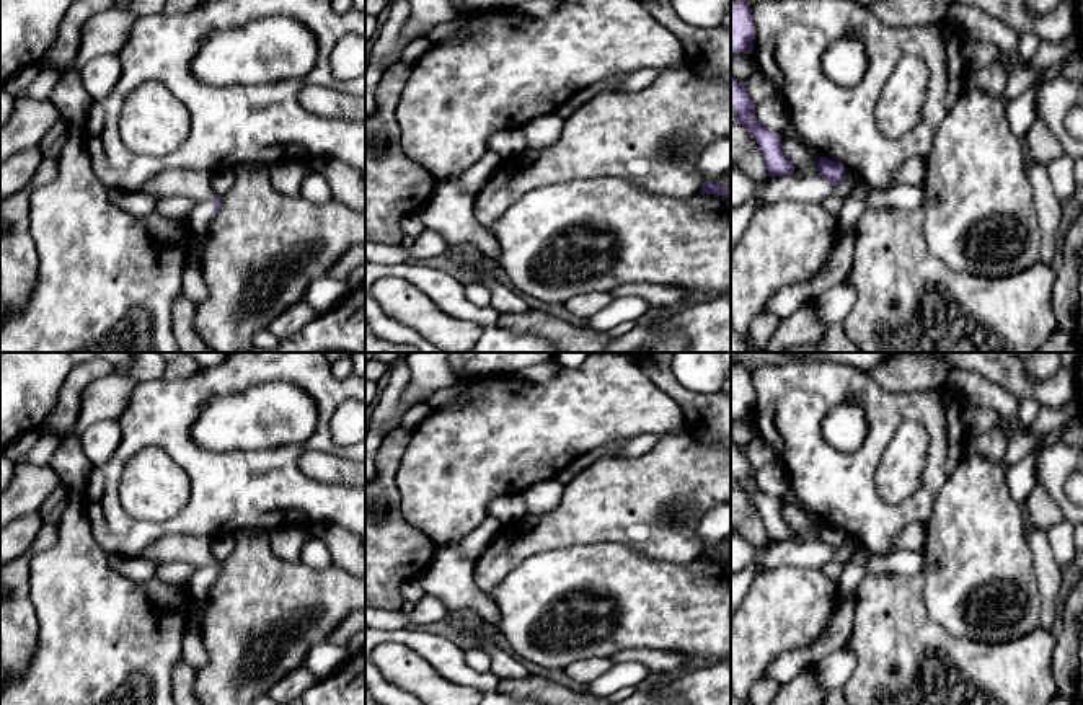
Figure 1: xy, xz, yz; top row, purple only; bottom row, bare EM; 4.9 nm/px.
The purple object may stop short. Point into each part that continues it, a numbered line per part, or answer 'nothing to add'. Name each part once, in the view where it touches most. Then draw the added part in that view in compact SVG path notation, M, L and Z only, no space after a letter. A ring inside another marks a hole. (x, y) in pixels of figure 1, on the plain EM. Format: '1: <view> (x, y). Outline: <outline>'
nothing to add

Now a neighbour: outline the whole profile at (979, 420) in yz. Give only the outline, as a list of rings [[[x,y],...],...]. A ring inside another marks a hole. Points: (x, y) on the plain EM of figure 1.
[[[974,406],[966,413],[966,431],[967,436],[980,436],[995,428],[1000,428],[1006,439],[1013,434],[1011,424],[995,410]]]

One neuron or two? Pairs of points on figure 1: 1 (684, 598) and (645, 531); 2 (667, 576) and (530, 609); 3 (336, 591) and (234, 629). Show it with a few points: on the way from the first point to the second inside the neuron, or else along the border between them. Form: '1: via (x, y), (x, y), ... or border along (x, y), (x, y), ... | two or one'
1: border along (628, 545), (671, 562), (700, 557) | two
2: via (633, 583), (583, 583), (565, 589) | one
3: via (310, 603), (268, 612), (260, 620) | one

